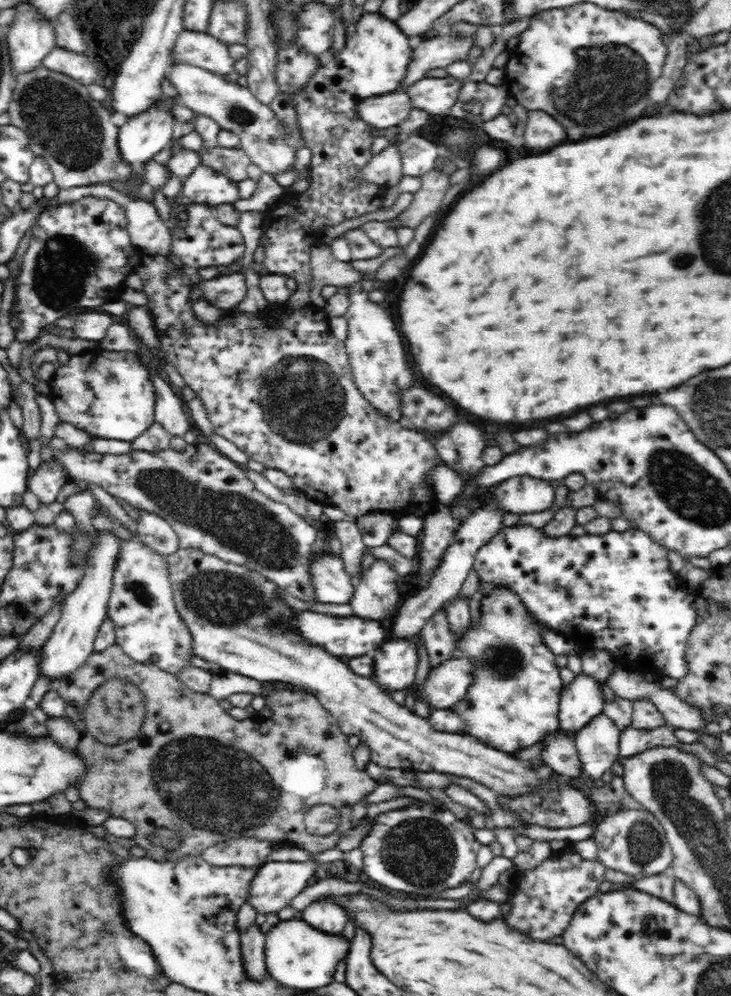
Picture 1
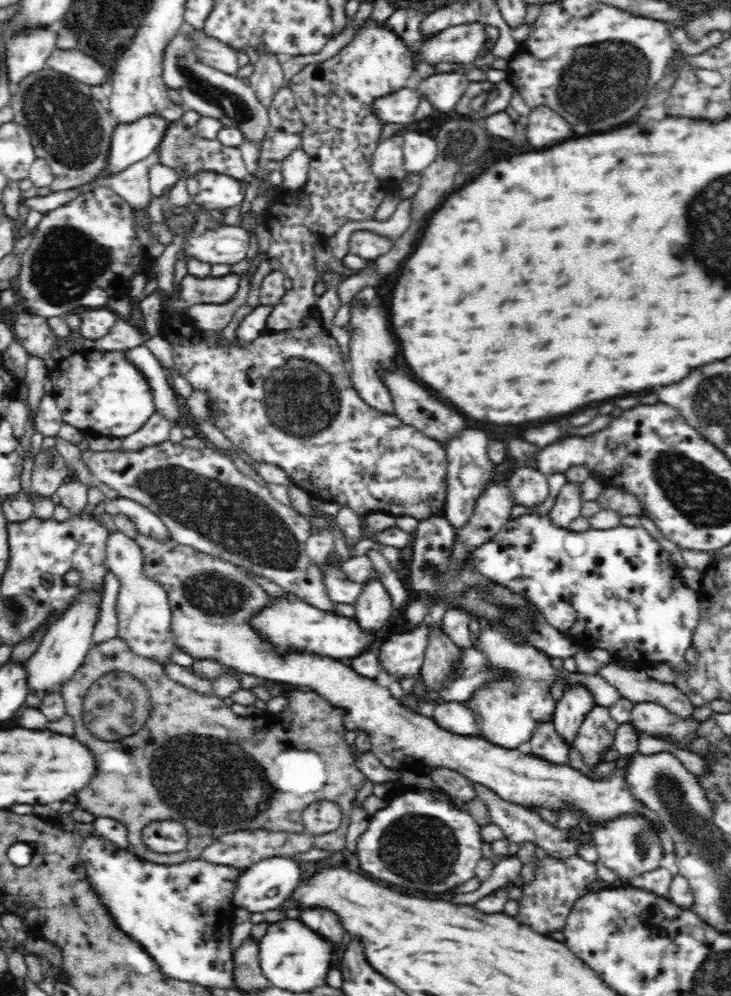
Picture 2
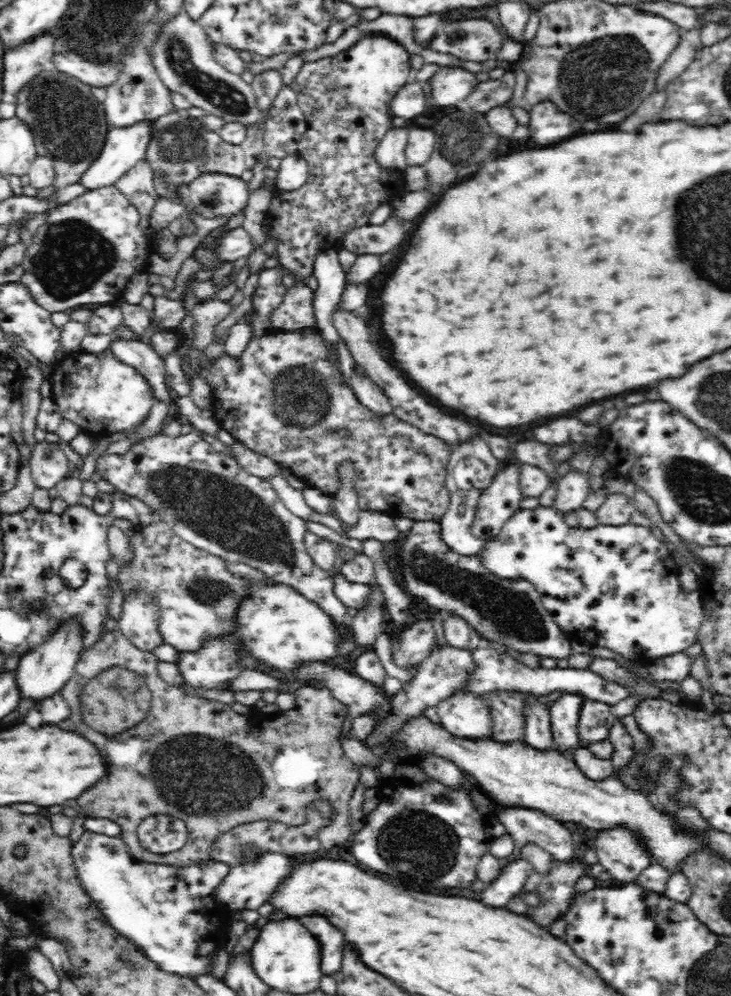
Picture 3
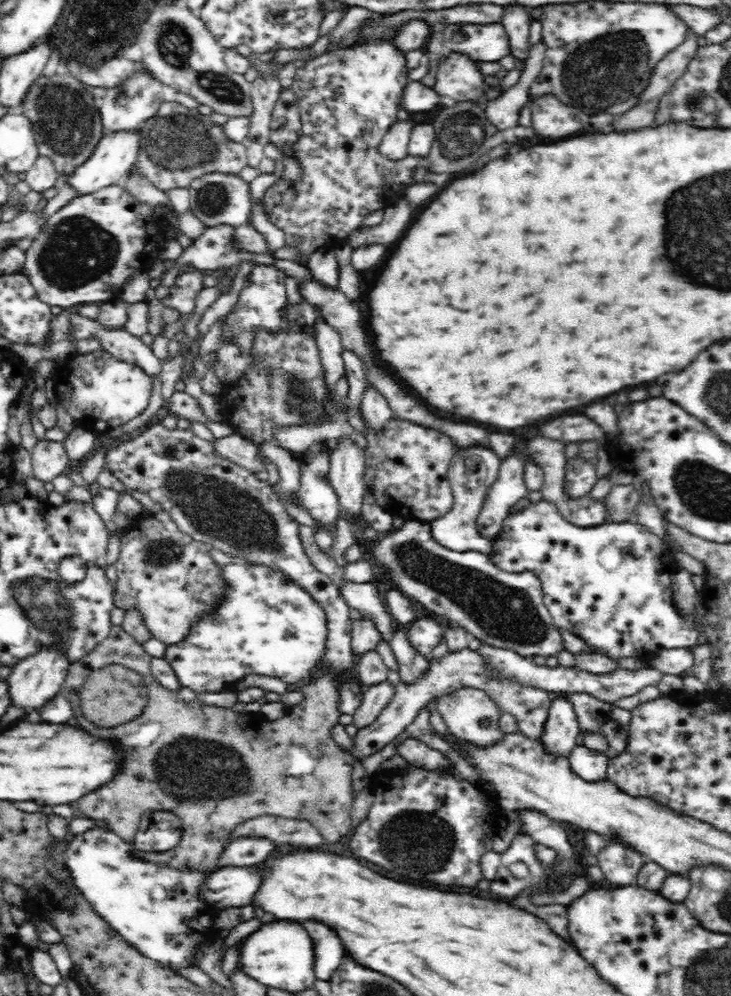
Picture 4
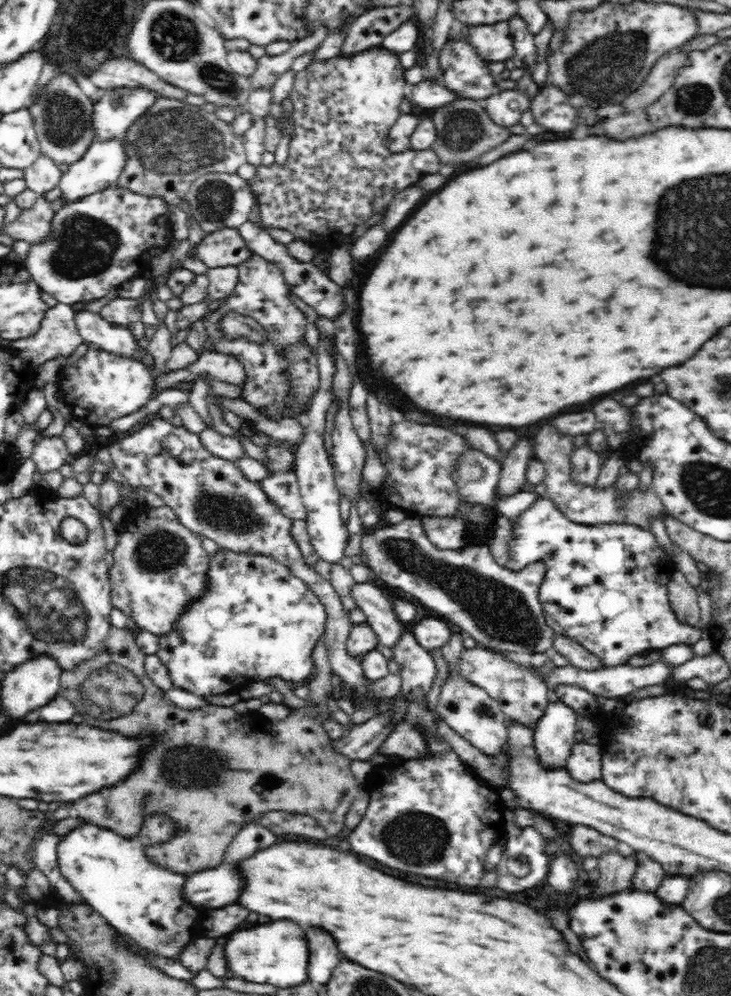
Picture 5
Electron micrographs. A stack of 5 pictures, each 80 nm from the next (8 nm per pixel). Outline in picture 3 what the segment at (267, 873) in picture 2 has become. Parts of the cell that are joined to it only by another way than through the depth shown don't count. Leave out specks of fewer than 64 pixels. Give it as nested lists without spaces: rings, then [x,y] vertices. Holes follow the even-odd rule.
[[[266,851],[254,862],[232,865],[213,888],[214,900],[229,910],[258,910],[260,906],[266,903],[266,894],[272,892],[278,878],[288,872],[288,862],[290,862],[290,856],[281,852]]]

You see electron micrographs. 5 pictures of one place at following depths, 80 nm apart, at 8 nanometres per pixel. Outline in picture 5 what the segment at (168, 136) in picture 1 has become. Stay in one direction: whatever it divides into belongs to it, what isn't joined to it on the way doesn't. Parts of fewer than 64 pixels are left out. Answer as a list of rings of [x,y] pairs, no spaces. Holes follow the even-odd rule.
[[[121,139],[106,140],[106,142],[92,141],[90,146],[82,154],[82,158],[71,162],[68,171],[63,173],[58,188],[62,192],[64,205],[76,203],[78,199],[91,196],[111,186],[118,184],[120,171],[124,166],[126,153],[122,146]]]

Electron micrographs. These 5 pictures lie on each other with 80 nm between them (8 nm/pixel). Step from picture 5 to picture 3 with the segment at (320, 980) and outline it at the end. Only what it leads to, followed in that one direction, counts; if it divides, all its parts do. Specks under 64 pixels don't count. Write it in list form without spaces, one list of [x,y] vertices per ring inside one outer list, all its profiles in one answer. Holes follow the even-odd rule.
[[[310,916],[310,918],[302,918],[300,920],[318,940],[320,944],[320,972],[322,976],[332,976],[334,972],[338,972],[342,958],[344,958],[344,940],[342,940],[342,932],[338,932],[334,926],[326,924],[326,920],[322,920],[322,916]]]

